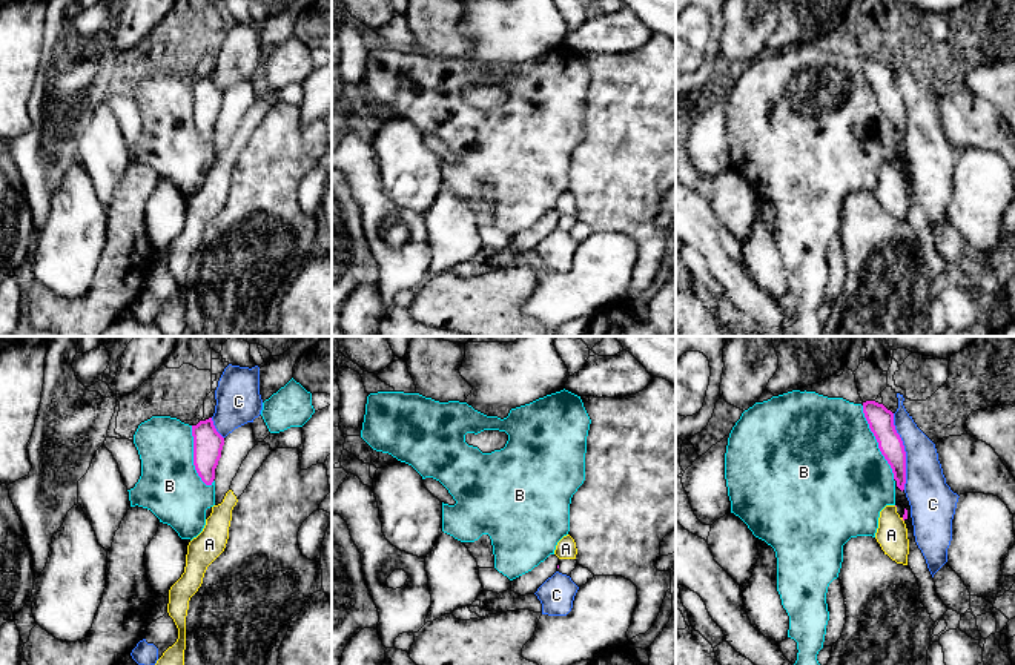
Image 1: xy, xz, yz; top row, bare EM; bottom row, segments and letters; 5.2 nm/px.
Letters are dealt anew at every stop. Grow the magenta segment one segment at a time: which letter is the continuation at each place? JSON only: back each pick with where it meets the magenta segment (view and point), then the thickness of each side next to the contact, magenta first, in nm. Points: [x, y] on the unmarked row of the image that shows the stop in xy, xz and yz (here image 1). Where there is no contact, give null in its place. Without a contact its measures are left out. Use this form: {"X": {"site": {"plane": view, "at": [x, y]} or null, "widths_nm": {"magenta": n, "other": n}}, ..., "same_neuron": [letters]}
{"same_neuron": []}

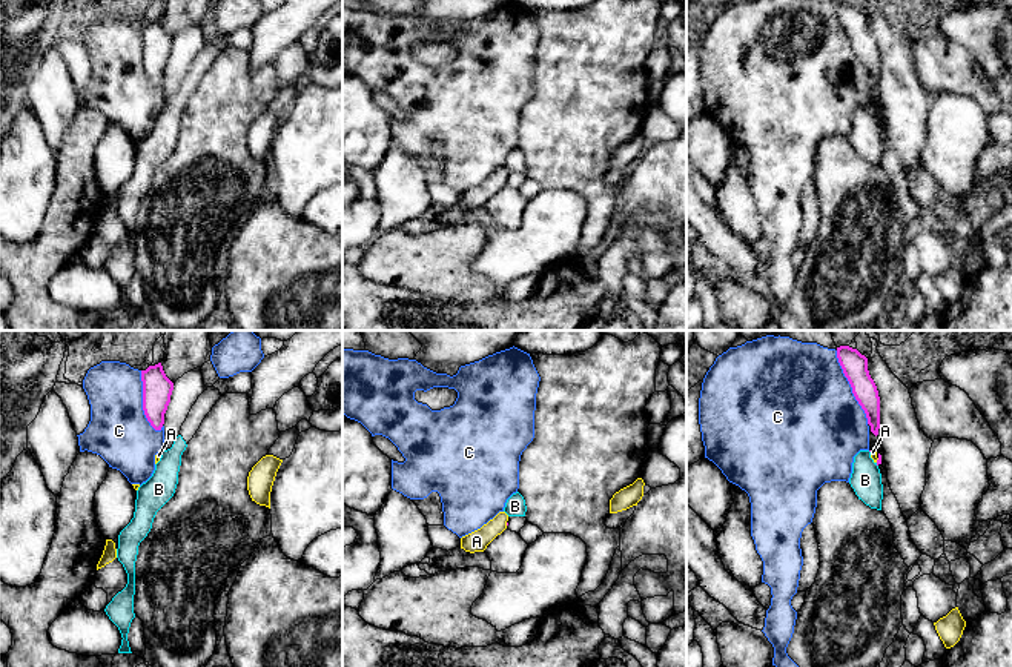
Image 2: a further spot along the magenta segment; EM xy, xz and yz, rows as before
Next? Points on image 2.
{"A": {"site": {"plane": "yz", "at": [877, 116]}, "widths_nm": {"magenta": 30, "other": 30}}, "same_neuron": ["A"]}

